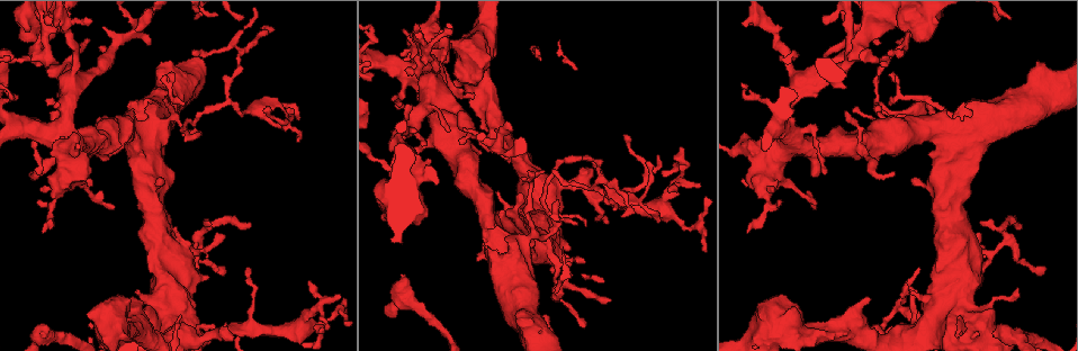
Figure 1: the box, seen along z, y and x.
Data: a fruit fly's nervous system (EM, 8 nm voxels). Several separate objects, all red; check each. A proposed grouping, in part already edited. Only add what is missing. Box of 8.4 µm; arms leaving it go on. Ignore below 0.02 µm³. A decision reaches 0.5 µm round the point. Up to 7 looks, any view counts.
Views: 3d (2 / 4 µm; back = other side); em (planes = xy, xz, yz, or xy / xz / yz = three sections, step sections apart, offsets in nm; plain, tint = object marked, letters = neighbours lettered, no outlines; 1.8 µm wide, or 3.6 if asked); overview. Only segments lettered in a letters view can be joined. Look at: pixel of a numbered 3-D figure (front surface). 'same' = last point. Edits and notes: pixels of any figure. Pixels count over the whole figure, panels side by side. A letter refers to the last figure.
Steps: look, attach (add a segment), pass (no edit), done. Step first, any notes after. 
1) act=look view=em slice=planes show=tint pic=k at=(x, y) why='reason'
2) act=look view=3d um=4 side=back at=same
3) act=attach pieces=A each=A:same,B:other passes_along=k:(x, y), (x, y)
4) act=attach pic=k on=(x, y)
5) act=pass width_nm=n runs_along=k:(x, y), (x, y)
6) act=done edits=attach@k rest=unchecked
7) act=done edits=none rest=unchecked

act=look view=em slice=planes show=letters pic=1 at=(43, 60)

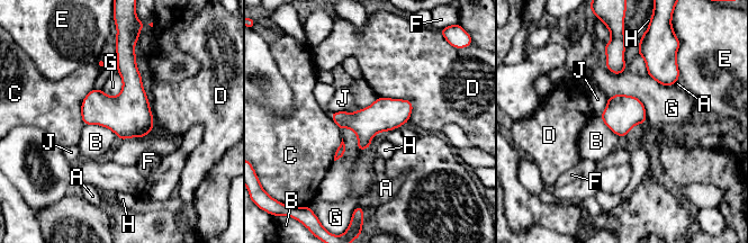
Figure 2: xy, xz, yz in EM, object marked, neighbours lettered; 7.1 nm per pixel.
act=pass each=A:other,B:other,C:other,D:other,E:other,F:other,G:other,H:other,J:other border=2:(84, 124), (104, 125), (119, 140) found='no lettered segment goes on from it'

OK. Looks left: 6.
act=look view=3d um=4 pic=1 at=(796, 146) why='a narrow waist'

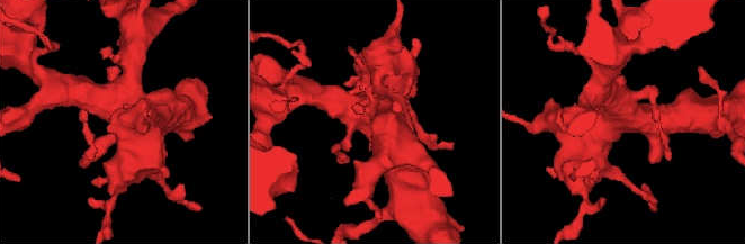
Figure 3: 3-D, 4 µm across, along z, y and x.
act=look view=em slice=planes show=letters pic=3 at=(629, 117) why='need the tissue'

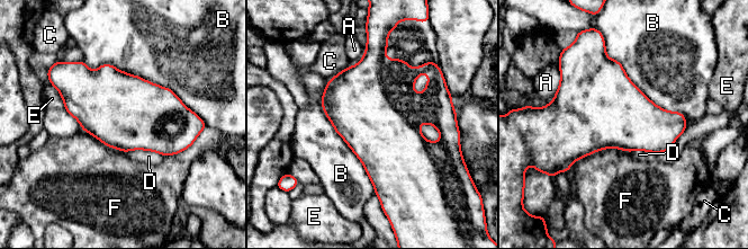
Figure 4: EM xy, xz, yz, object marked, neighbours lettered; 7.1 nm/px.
act=pass each=A:other,B:other,C:other,D:other,E:other,F:other found='no lettered segment goes on from it'

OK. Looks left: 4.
act=look view=3d um=4 pic=1 at=(191, 339)

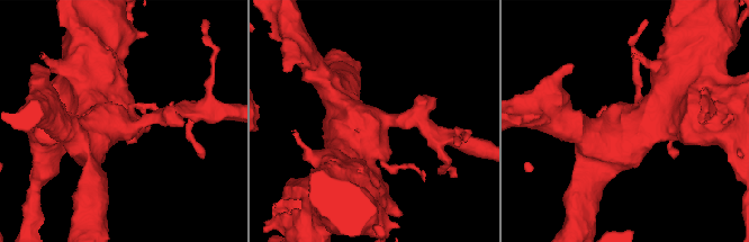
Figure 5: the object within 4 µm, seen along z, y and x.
act=look view=em um=3.6 slice=planes show=letters pic=5 at=(118, 125) arms=4

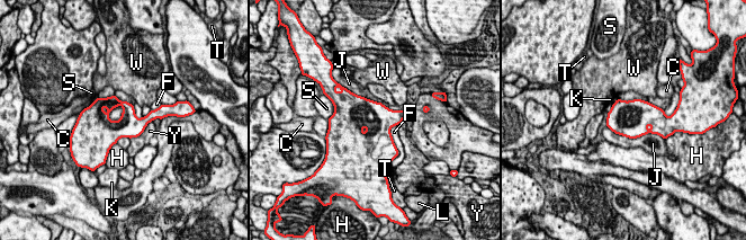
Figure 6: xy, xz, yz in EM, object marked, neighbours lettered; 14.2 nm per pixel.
act=pass each=C:other,F:other,H:other,J:other,K:other,L:other,S:other,T:other,W:other,Y:other border=6:(132, 105), (135, 115), (141, 118) found='none of them fits'

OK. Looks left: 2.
act=done edits=none rest=unchecked

